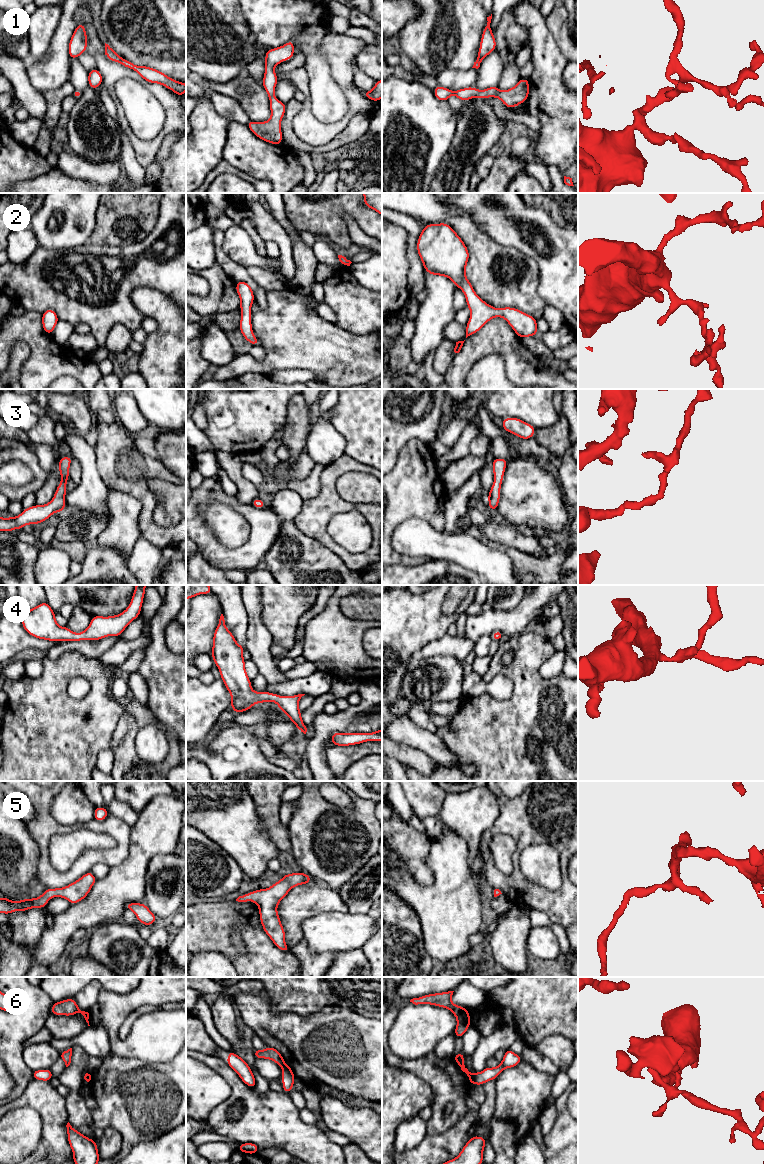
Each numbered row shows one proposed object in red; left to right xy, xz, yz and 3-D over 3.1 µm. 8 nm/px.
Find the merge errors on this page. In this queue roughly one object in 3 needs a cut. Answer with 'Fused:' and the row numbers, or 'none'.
Fused: 6

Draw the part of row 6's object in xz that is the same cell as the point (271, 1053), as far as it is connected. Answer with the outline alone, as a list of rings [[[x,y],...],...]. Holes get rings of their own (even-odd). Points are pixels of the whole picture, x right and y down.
[[[267,1046],[267,1048],[264,1050],[255,1049],[254,1056],[255,1056],[255,1059],[257,1058],[270,1059],[281,1067],[286,1065],[281,1053],[273,1047]]]

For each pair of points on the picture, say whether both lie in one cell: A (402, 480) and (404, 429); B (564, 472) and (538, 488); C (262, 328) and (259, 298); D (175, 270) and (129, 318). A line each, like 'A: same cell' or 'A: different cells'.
A: different cells
B: different cells
C: different cells
D: same cell

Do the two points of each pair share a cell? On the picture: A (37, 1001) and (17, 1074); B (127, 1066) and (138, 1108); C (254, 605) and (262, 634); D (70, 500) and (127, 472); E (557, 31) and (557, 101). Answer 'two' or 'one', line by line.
A: one
B: one
C: one
D: two
E: two

